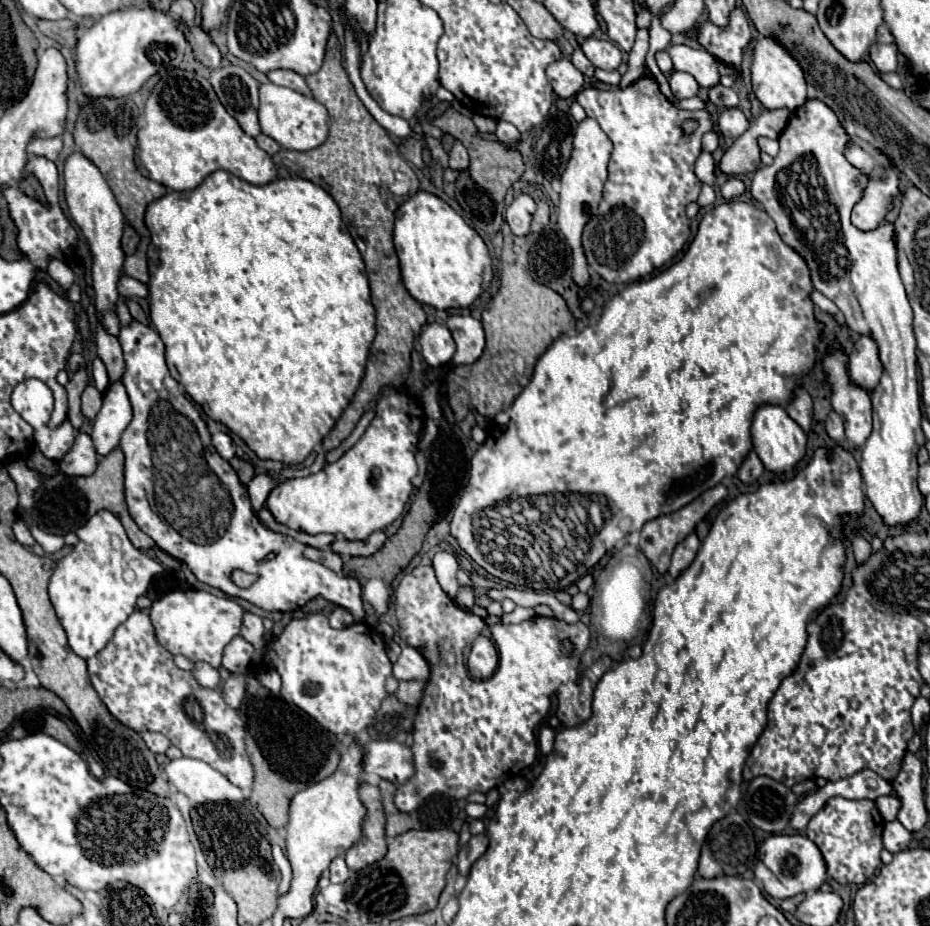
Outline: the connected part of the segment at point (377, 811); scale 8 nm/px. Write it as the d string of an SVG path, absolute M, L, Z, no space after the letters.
M363 783L359 789L361 801L367 807L367 817L363 823L363 837L361 841L351 847L345 855L347 867L351 871L361 871L363 867L383 859L387 855L385 843L385 813L381 803L381 793L377 787Z

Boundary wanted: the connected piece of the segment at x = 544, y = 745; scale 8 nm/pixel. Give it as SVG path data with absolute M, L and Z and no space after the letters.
M543 725L539 731L539 749L543 755L549 755L553 749L553 739L555 739L555 731L549 725Z

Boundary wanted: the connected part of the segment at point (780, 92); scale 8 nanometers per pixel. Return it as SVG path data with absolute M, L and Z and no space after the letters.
M763 37L753 47L753 65L751 65L751 83L753 93L763 103L765 109L789 109L795 111L807 101L807 83L799 63L773 39Z

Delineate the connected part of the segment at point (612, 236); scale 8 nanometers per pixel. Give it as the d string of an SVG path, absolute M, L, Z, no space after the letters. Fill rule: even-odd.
M639 79L633 85L621 89L601 90L587 86L577 93L577 103L585 113L599 123L599 127L613 141L613 153L609 159L609 179L605 183L603 201L597 215L587 223L583 231L583 247L589 267L609 283L629 283L651 275L669 263L687 243L690 221L685 213L687 203L697 201L701 181L693 173L693 163L701 153L701 137L711 131L713 121L707 111L681 111L667 101L659 91L655 79ZM695 119L699 127L695 133L683 133L683 121Z

